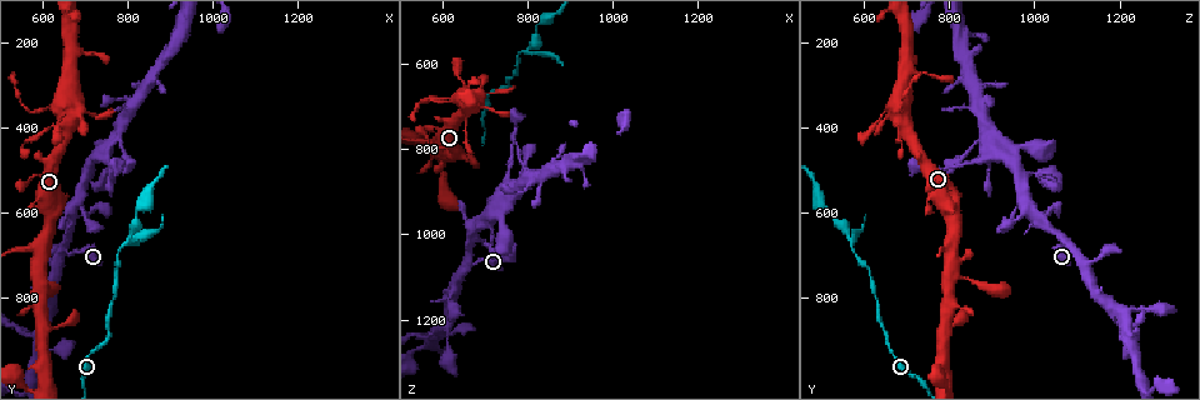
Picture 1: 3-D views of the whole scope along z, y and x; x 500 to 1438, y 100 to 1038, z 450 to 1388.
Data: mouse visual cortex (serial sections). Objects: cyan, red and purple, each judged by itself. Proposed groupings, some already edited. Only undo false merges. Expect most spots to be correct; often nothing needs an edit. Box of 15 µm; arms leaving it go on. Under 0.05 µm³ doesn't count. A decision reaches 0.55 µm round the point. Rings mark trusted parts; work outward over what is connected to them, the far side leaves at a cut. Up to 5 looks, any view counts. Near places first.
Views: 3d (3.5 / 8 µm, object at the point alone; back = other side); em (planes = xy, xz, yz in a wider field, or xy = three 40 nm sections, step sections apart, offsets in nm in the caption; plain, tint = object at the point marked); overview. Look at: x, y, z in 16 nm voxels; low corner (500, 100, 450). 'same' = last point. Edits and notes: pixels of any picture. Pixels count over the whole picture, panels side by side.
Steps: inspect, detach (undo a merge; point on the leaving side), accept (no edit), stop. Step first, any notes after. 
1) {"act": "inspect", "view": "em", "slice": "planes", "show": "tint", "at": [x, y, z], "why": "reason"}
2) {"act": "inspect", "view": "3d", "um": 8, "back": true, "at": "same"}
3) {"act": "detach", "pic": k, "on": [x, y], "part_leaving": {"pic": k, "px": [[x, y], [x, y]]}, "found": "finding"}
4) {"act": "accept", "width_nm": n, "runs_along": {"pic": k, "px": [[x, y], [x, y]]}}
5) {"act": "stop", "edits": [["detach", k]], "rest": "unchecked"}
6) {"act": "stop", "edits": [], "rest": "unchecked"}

{"act": "inspect", "view": "em", "slice": "xy", "step": 1, "show": "tint", "at": [655, 680, 1095], "why": "side arm on a straight run"}

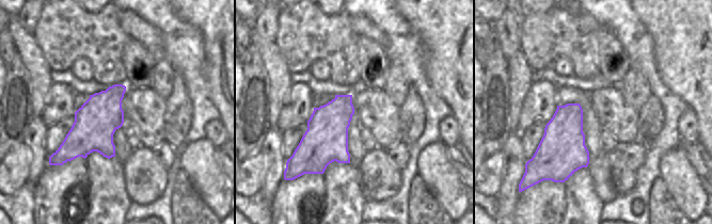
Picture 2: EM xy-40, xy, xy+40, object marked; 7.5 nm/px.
{"act": "inspect", "view": "3d", "um": 3.5, "at": "same", "why": "see where the arms go"}

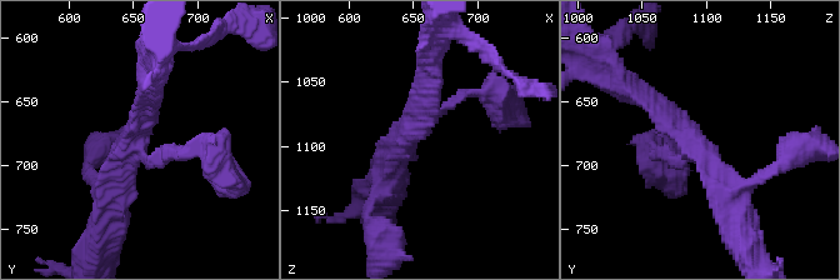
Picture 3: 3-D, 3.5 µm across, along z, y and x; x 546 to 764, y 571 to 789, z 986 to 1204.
{"act": "accept", "width_nm": 300, "runs_along": {"pic": 3, "px": [[196, 151], [143, 155], [154, 94]]}, "found": "all the same cell"}

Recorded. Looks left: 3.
{"act": "inspect", "view": "3d", "um": 8, "at": [670, 350, 690], "why": "thick turns thin"}

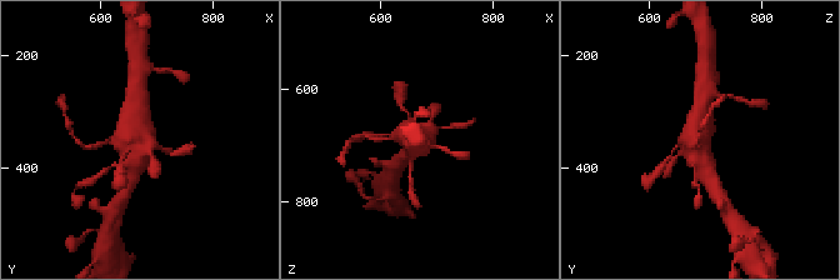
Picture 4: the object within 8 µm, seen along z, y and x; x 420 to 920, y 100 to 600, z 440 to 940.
{"act": "inspect", "view": "3d", "um": 3.5, "at": "same"}

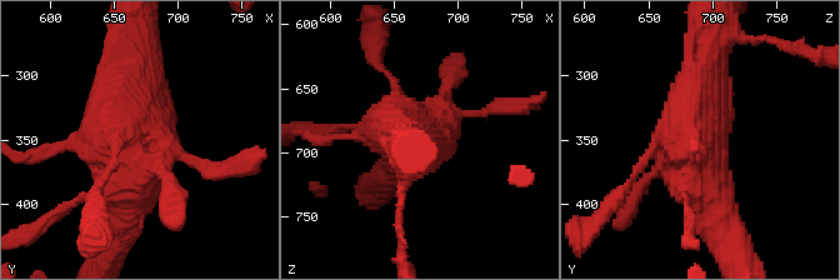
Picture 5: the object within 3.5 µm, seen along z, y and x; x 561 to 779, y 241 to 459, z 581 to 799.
{"act": "accept", "runs_along": {"pic": 5, "px": [[726, 229], [698, 168], [704, 79]]}, "found": "continuous, no second cell"}

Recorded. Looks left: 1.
{"act": "stop", "edits": [], "rest": "unchecked"}

